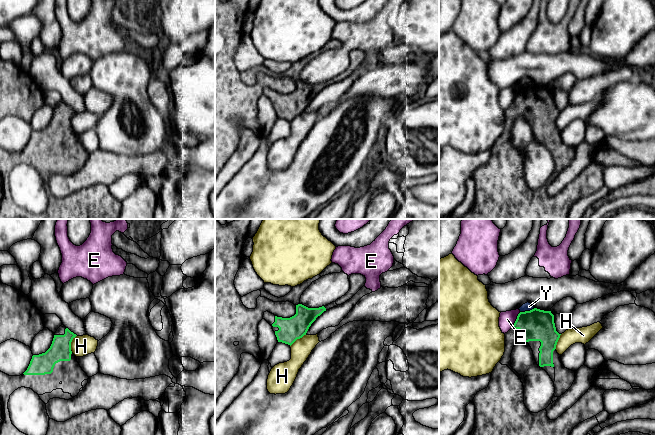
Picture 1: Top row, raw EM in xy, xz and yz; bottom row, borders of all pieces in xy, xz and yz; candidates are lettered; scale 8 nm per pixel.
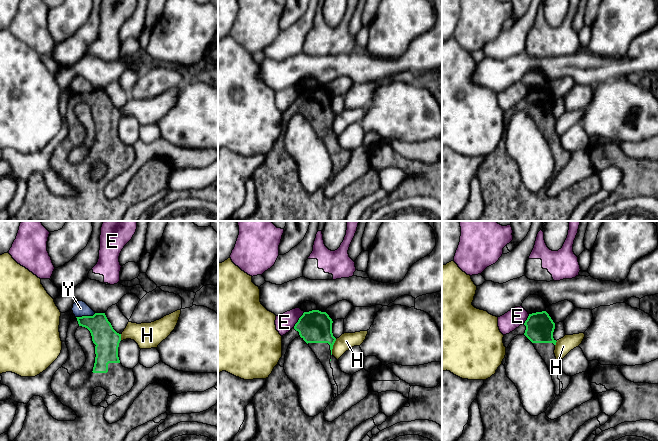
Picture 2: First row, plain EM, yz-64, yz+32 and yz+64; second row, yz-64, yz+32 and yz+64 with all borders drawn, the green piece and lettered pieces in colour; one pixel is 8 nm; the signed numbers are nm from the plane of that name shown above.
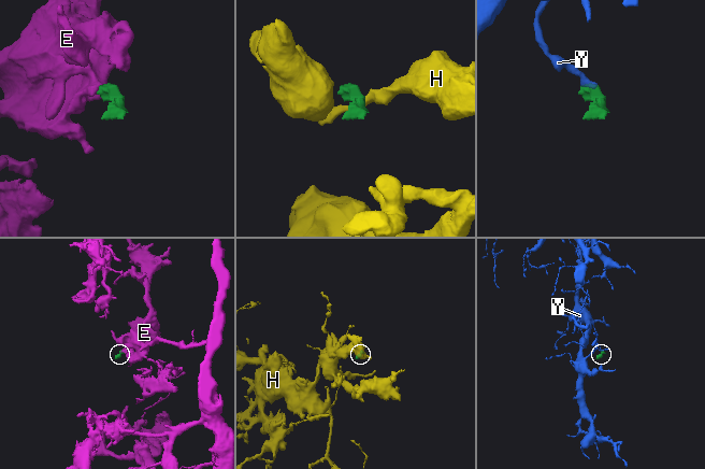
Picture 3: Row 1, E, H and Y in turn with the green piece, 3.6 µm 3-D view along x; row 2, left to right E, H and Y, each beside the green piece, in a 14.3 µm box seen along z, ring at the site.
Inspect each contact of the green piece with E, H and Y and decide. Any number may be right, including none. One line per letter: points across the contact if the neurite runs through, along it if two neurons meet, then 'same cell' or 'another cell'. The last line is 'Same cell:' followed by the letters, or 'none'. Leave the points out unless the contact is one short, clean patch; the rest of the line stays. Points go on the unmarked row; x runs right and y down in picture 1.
E: border yz (520, 88), (512, 102); another cell
H: border xy (76, 111), (71, 118), (71, 128); another cell
Y: border yz (534, 84), (520, 88); another cell
Same cell: none

